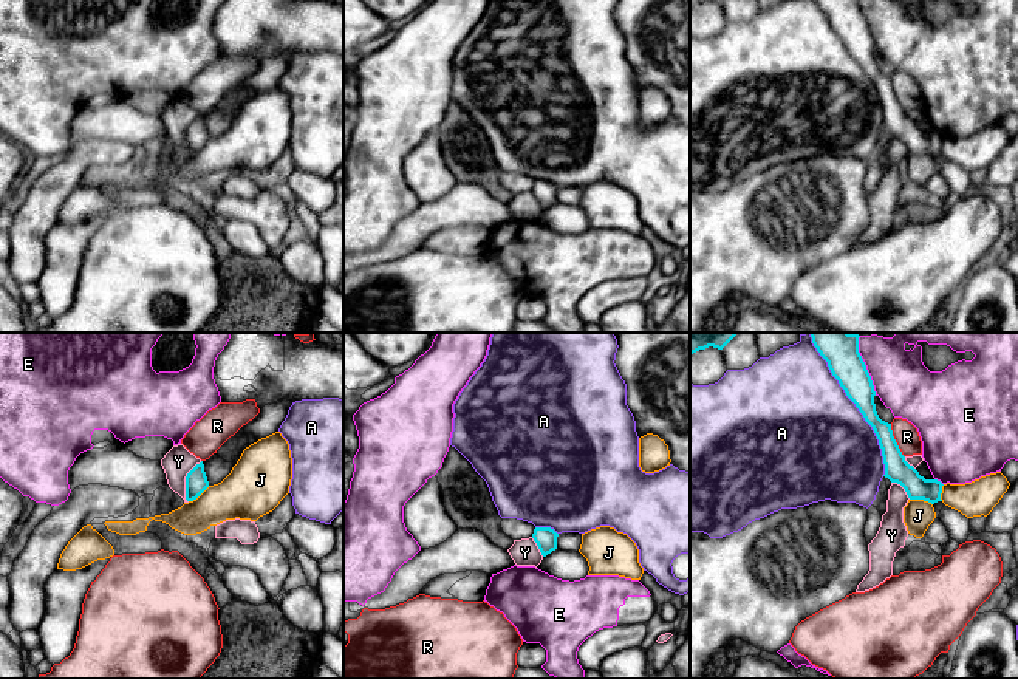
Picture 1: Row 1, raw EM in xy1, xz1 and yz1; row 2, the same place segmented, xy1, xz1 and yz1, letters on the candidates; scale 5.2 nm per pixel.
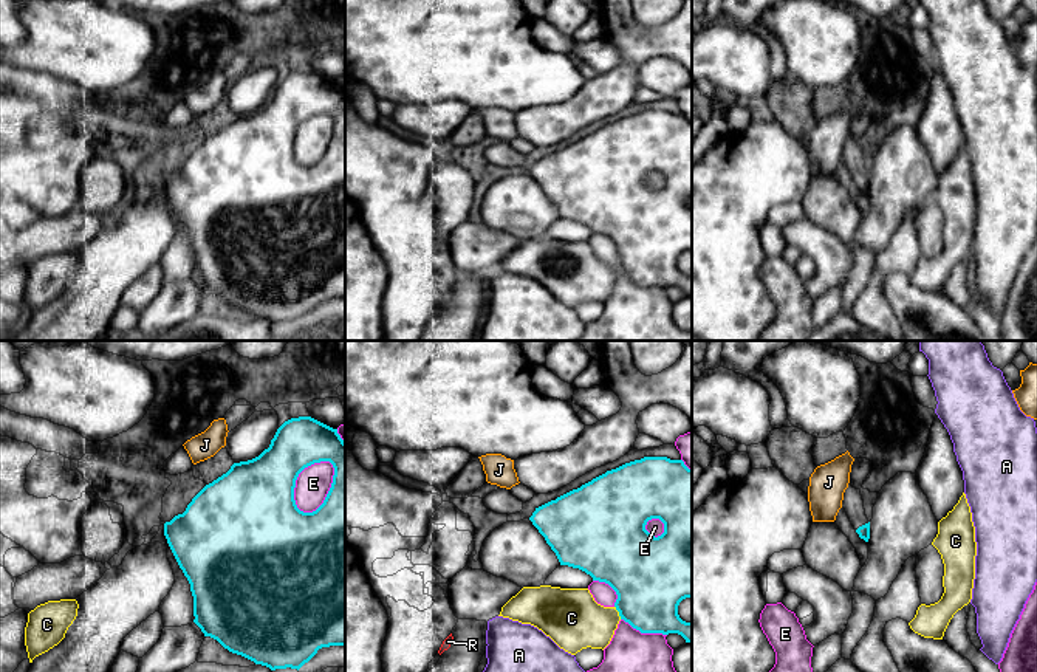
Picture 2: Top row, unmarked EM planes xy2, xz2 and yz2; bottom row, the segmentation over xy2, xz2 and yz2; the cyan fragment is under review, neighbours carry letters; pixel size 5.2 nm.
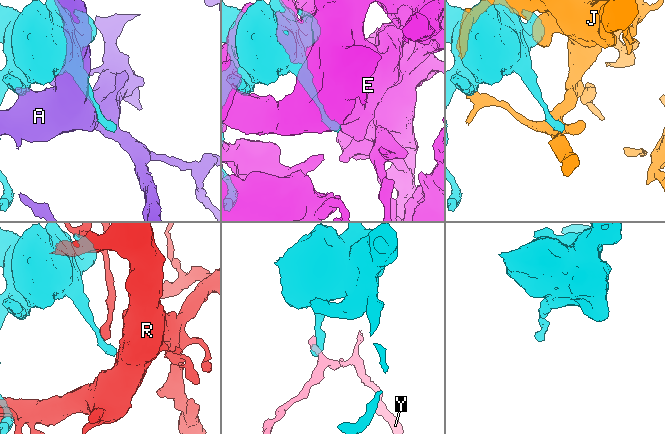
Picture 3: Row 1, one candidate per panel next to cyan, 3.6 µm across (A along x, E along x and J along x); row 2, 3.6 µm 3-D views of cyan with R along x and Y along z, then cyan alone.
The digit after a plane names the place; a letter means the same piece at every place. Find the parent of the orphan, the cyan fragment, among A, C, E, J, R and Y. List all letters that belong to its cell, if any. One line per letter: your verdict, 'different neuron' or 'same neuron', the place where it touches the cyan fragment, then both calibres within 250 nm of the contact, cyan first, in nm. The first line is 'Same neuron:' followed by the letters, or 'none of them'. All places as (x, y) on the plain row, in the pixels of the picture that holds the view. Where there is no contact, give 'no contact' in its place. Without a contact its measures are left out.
Same neuron: none of them
A: different neuron | yz1 (859, 64) | 180/500 nm
C: different neuron | xz2 (618, 264) | 400/300 nm
E: different neuron | xy2 (328, 146) | 420/180 nm
J: different neuron | yz1 (921, 152) | 130/160 nm
R: different neuron | yz1 (895, 95) | 130/130 nm
Y: different neuron | xy1 (186, 135) | 110/160 nm

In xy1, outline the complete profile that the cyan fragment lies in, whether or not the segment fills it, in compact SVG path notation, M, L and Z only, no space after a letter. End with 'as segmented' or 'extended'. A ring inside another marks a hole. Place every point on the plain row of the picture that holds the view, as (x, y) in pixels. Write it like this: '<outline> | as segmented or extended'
M201 114L186 130L186 153L196 153L207 141L209 135L204 125L204 118Z | as segmented

